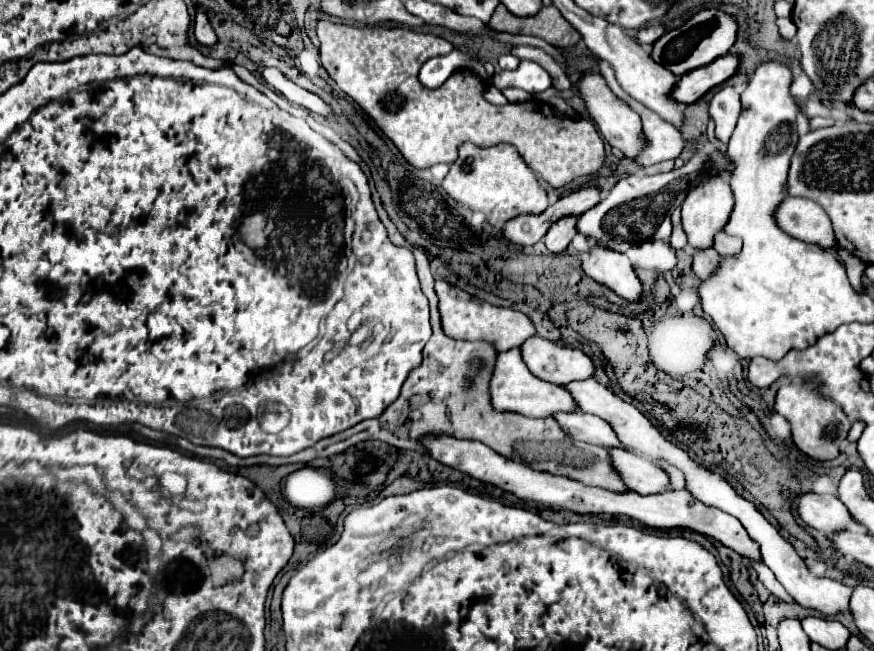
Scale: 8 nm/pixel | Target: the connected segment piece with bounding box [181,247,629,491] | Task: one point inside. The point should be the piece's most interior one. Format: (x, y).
(433, 400)

